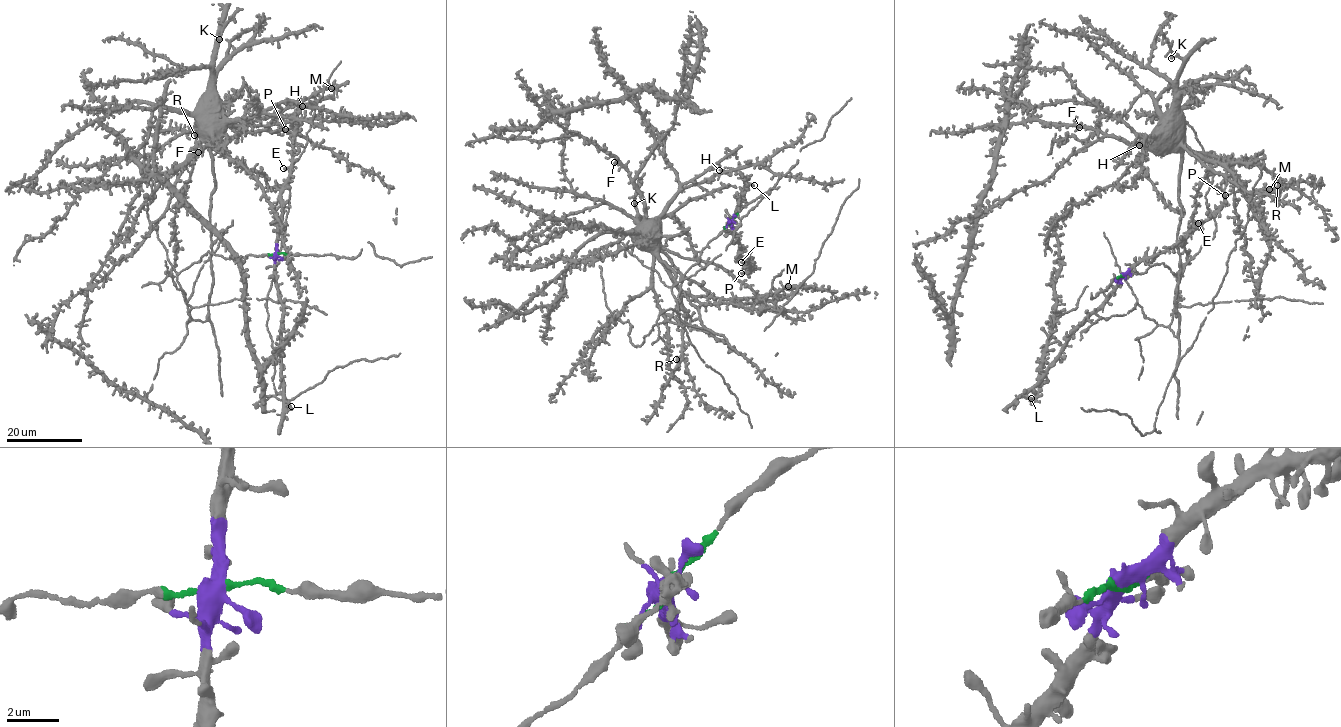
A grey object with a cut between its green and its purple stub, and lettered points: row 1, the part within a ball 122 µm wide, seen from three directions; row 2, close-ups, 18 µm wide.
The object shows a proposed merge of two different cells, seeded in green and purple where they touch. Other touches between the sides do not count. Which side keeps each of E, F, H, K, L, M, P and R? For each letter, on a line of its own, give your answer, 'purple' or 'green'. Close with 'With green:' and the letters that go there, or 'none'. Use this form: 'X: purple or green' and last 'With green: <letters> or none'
E: purple
F: green
H: green
K: green
L: purple
M: green
P: purple
R: green
With green: F, H, K, M, R

